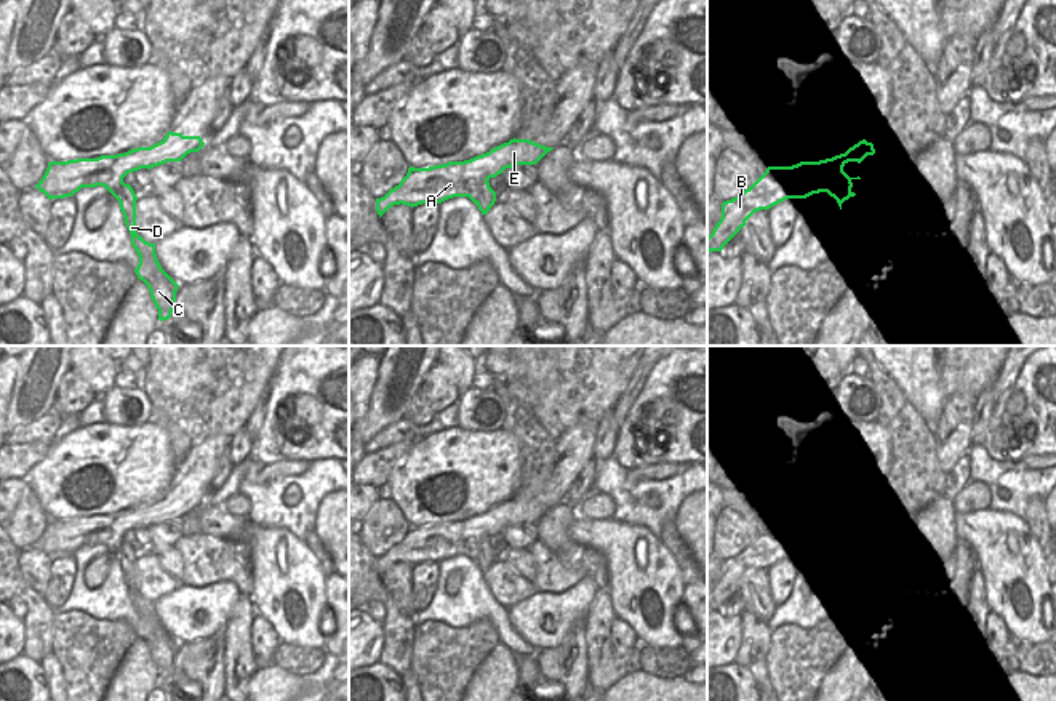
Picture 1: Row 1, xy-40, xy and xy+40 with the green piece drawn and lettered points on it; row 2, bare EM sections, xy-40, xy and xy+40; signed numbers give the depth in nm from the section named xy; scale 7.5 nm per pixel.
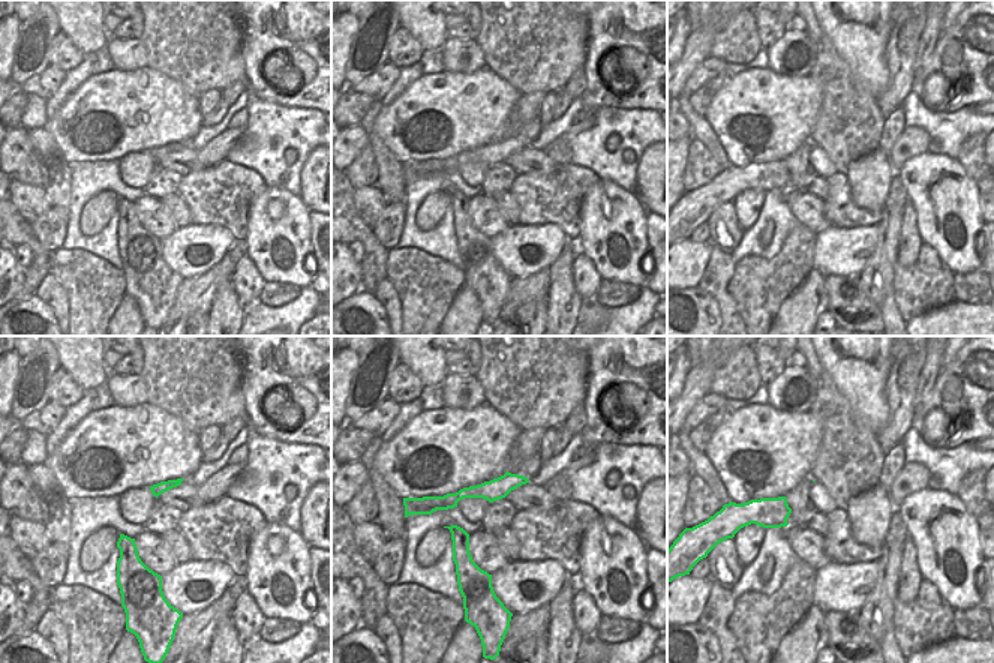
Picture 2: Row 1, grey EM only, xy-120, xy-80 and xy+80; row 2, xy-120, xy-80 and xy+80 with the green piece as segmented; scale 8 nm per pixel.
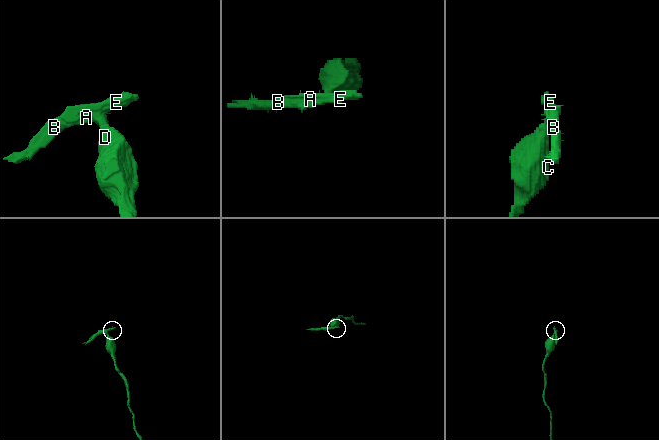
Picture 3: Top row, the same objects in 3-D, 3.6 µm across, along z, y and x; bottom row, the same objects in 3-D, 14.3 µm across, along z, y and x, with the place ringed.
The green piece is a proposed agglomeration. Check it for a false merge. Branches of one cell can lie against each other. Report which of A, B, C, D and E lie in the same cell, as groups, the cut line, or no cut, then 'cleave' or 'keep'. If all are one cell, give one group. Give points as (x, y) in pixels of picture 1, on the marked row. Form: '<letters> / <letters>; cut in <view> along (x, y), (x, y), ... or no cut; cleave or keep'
A B E / C D; cut in xy along (487, 180), (480, 183), (468, 181), (469, 197); cleave

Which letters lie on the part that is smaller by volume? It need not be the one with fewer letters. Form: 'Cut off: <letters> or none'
Cut off: A, B, E

